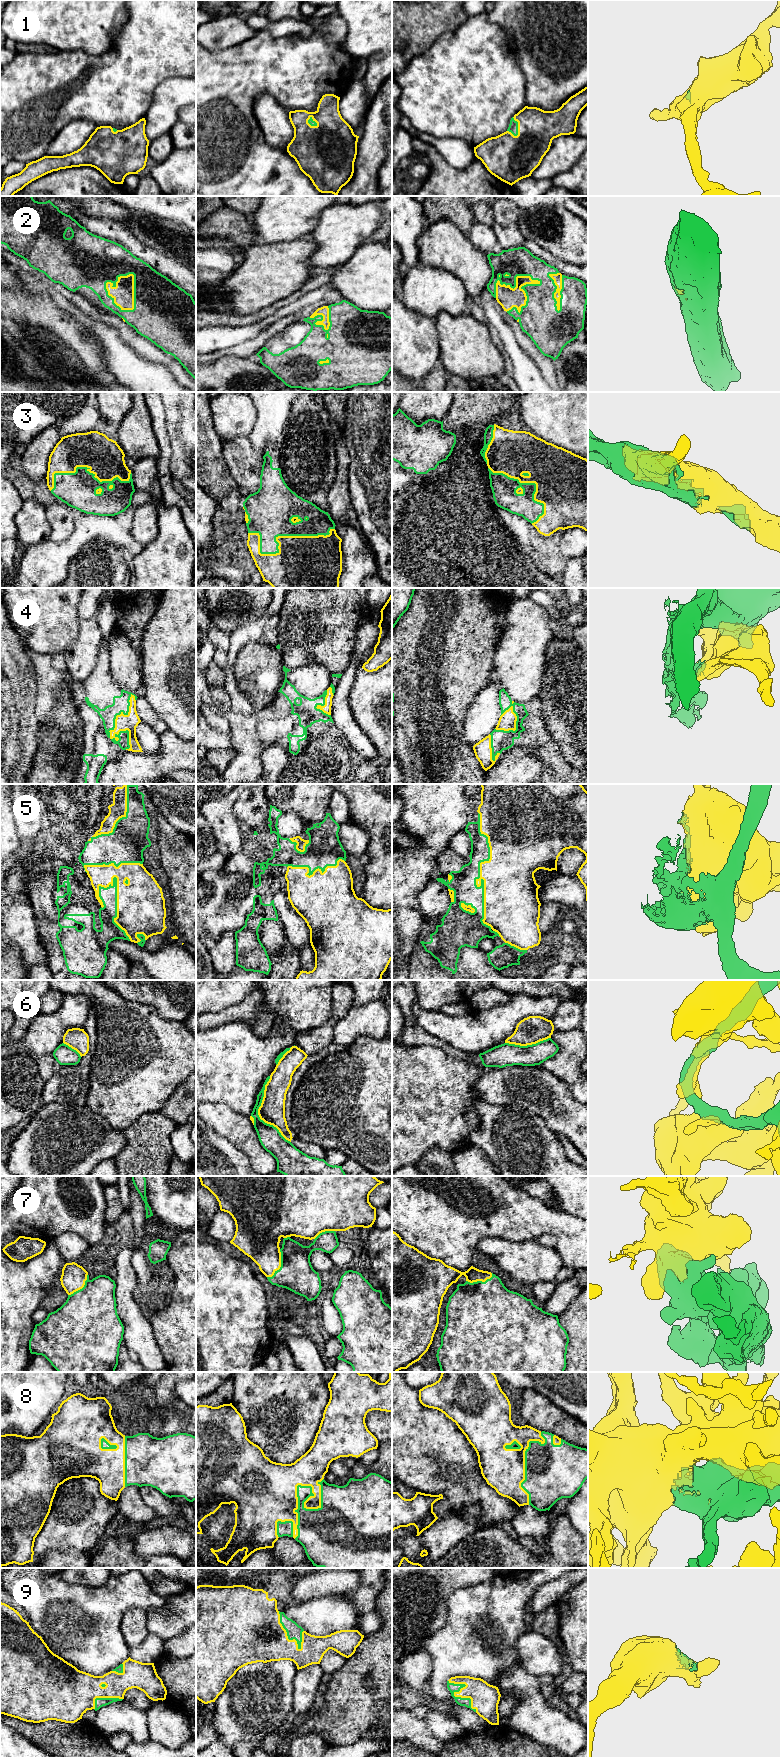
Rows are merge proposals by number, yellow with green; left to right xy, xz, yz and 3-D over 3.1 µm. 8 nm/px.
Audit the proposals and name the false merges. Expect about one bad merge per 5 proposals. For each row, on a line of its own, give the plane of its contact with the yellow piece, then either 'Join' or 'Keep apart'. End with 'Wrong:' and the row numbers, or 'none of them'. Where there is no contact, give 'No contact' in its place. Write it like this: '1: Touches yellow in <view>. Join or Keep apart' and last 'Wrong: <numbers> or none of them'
1: Touches yellow in yz. Join
2: Touches yellow in yz. Join
3: Touches yellow in xz. Join
4: Touches yellow in xy. Keep apart
5: Touches yellow in yz. Keep apart
6: Touches yellow in xz. Join
7: Touches yellow in xz. Join
8: Touches yellow in xz. Join
9: Touches yellow in yz. Join
Wrong: 4, 5

